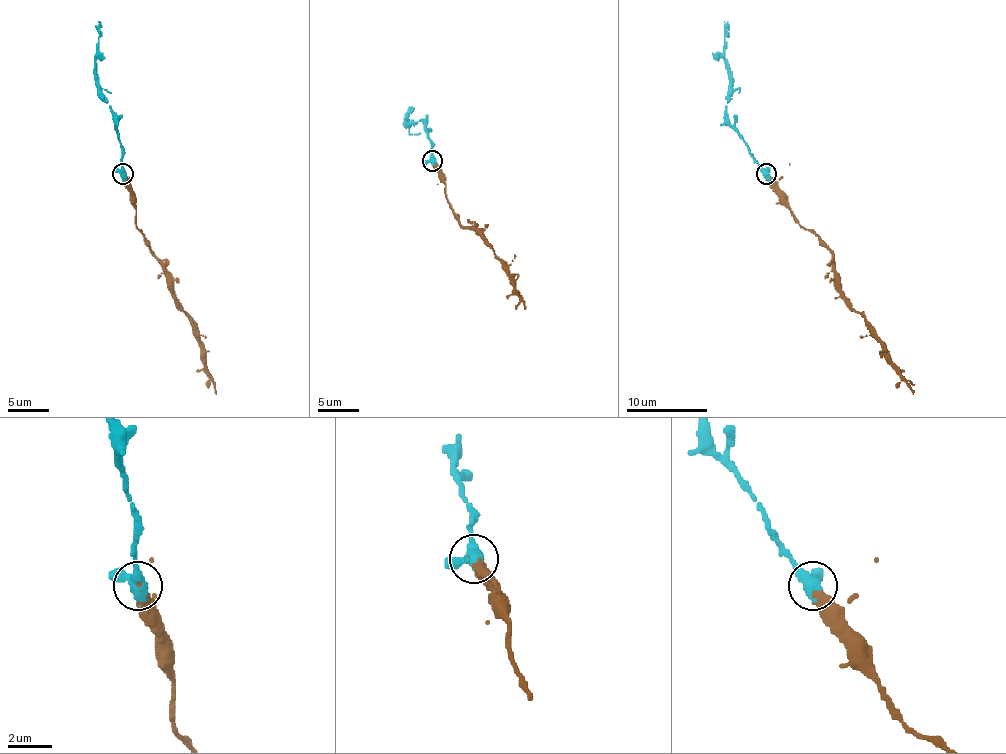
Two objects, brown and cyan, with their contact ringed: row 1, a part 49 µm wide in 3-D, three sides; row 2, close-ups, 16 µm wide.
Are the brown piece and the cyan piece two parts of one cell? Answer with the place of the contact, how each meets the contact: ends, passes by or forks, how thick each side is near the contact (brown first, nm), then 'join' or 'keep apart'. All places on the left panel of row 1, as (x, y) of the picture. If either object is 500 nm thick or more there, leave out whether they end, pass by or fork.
(123, 174) | 500/400 nm | join

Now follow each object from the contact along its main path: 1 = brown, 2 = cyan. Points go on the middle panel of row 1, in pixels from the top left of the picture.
1: (433, 161), (441, 171), (445, 197), (453, 214), (499, 258), (512, 276), (514, 291), (526, 307)
2: (433, 161), (424, 122), (420, 120), (408, 124), (404, 120), (408, 118), (410, 122)

